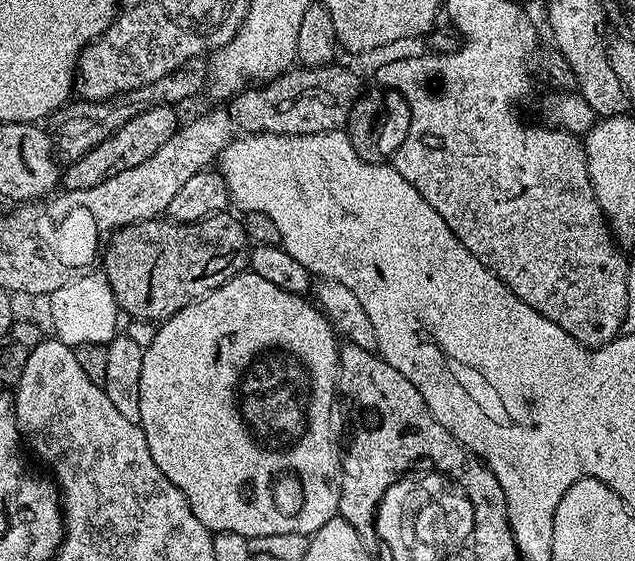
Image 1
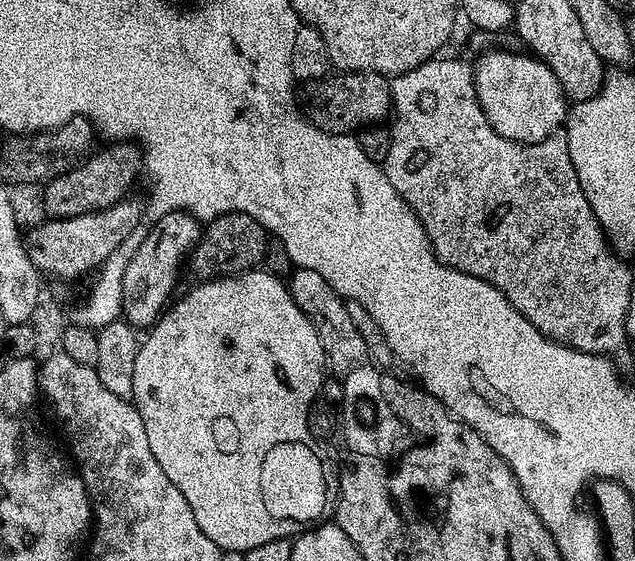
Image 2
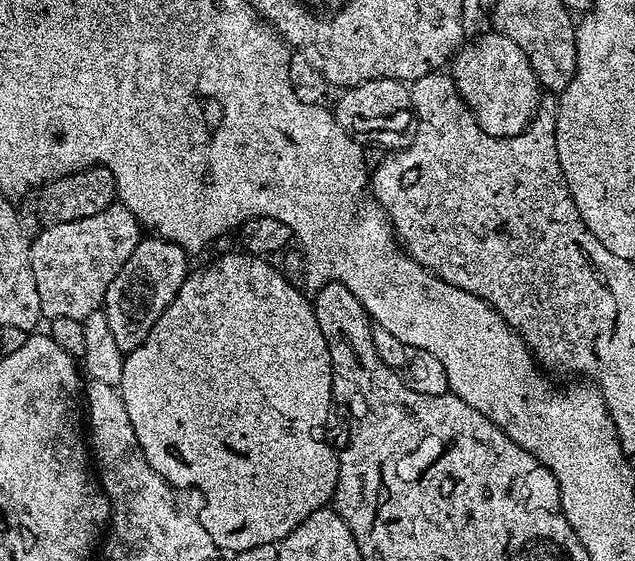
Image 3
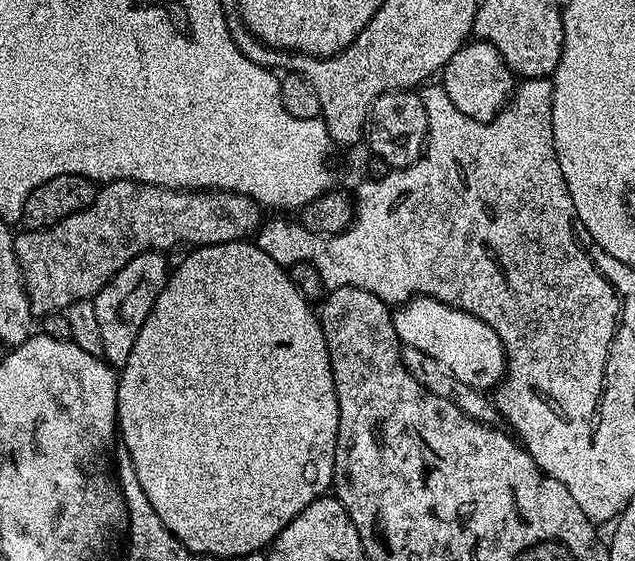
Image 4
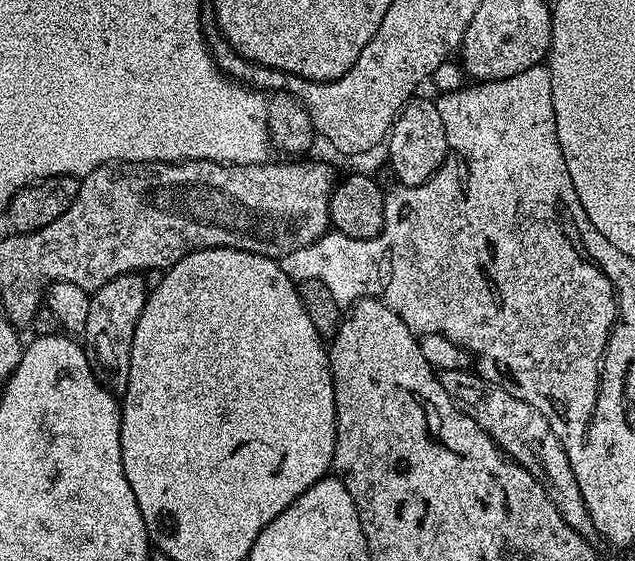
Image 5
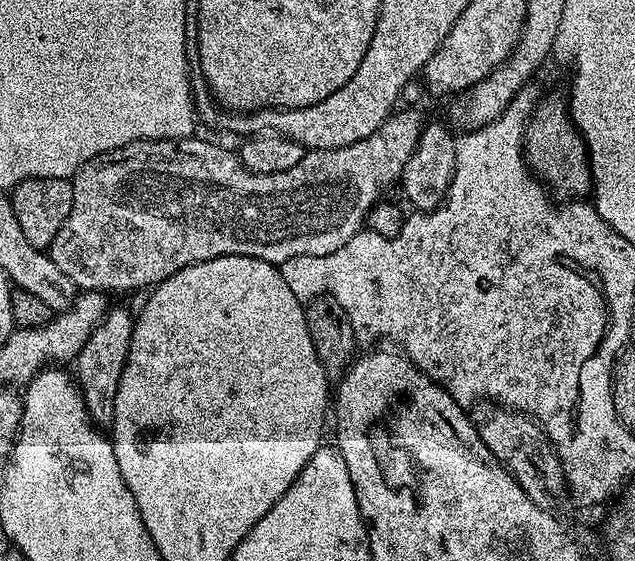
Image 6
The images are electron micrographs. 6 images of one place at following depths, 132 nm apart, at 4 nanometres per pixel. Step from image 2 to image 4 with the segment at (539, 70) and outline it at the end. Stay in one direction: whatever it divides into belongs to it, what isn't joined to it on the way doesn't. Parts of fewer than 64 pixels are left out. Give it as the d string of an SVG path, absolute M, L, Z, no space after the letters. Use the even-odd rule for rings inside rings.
M472 40L452 55L440 71L440 83L462 114L478 121L489 122L507 104L516 80L497 48L484 41Z

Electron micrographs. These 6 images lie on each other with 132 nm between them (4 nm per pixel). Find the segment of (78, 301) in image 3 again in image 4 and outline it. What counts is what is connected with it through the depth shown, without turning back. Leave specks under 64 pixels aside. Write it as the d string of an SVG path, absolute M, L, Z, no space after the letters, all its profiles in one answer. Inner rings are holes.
M110 180L97 191L94 202L90 206L86 206L86 210L82 210L78 214L70 214L70 218L62 218L62 222L58 222L49 228L21 231L21 236L19 233L15 237L16 257L20 263L20 273L24 275L24 288L28 292L28 301L30 302L33 313L37 317L43 318L50 312L64 312L74 302L95 297L96 293L102 291L106 286L106 282L110 282L110 278L114 278L114 274L118 274L118 270L122 270L122 266L126 266L126 262L130 262L130 258L134 258L138 254L142 254L143 252L167 253L169 251L168 248L176 248L179 244L203 246L205 244L225 244L231 240L242 240L251 237L256 229L261 226L262 219L260 219L260 215L262 215L260 205L255 204L249 196L243 196L237 192L177 190L175 188L159 188L153 184L139 184L133 180Z

